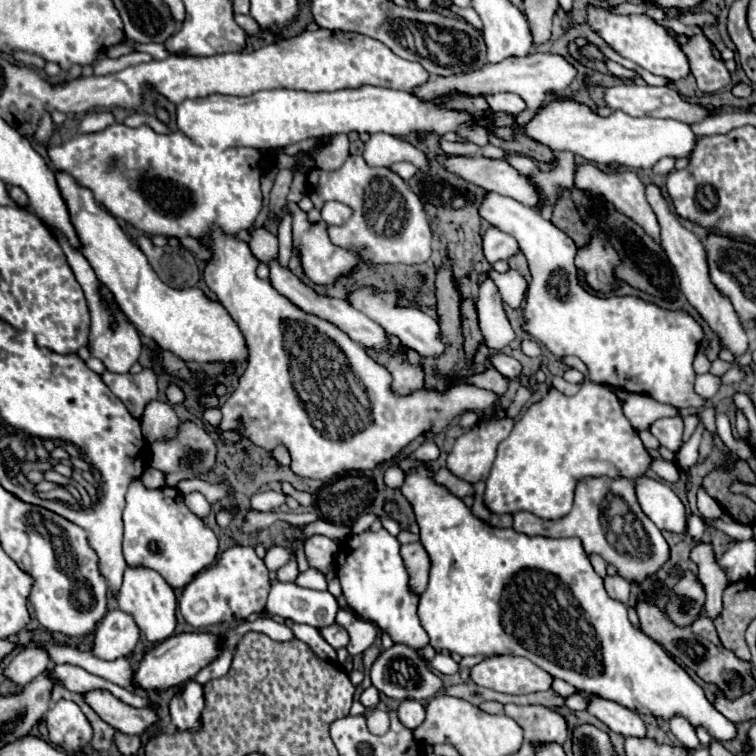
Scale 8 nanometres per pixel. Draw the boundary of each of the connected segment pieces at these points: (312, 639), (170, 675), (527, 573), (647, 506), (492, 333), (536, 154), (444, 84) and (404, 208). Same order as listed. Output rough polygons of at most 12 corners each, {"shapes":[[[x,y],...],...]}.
{"shapes":[[[294,623],[295,638],[306,642],[320,658],[336,662],[336,650],[316,628]],[[210,632],[178,634],[144,654],[132,684],[186,684],[220,652]],[[400,492],[434,650],[524,656],[716,740],[734,724],[608,596],[578,538]],[[640,476],[634,492],[660,528],[686,530],[686,510],[668,484]],[[492,278],[480,286],[482,336],[498,352],[516,334]],[[516,134],[512,142],[490,136],[490,144],[506,152],[552,162],[550,148]],[[528,54],[460,76],[432,76],[414,94],[514,92],[526,124],[576,68],[556,54]],[[350,156],[308,172],[316,208],[354,210],[328,230],[374,264],[422,264],[424,206],[388,168]]]}

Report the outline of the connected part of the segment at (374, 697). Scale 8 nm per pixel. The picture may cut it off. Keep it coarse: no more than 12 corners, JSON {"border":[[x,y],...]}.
{"border":[[374,686],[360,694],[360,702],[366,708],[378,704],[378,690]]}

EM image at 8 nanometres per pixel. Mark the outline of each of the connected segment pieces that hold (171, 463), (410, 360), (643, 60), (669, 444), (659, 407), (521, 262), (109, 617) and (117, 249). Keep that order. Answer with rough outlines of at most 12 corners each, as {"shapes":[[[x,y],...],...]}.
{"shapes":[[[192,420],[150,444],[166,486],[210,474],[218,446]],[[392,352],[386,368],[400,394],[424,384],[422,356]],[[590,6],[586,20],[616,52],[644,70],[690,74],[686,38],[648,16]],[[656,420],[650,432],[660,444],[676,452],[682,444],[684,422]],[[630,394],[624,416],[636,430],[656,418],[676,416],[676,408],[644,394]],[[522,252],[509,259],[511,269],[531,281],[528,264]],[[110,610],[96,628],[94,656],[116,660],[134,650],[140,628]],[[56,172],[80,252],[140,334],[186,362],[248,360],[200,288],[168,288],[92,190]]]}

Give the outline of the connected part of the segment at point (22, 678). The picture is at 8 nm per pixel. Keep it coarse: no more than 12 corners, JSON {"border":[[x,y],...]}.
{"border":[[44,646],[24,648],[4,670],[18,686],[50,666]]}

